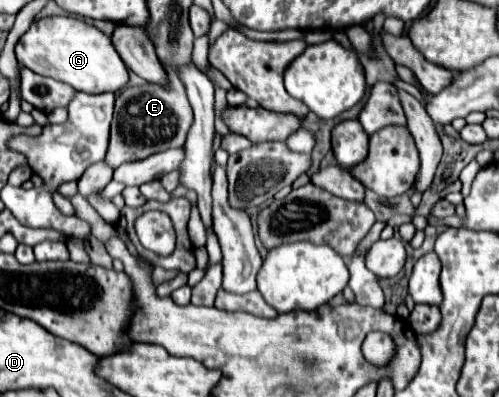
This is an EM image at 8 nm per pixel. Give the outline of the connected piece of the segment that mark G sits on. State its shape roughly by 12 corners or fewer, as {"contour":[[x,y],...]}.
{"contour":[[76,17],[34,21],[16,59],[82,93],[116,93],[128,67]]}

